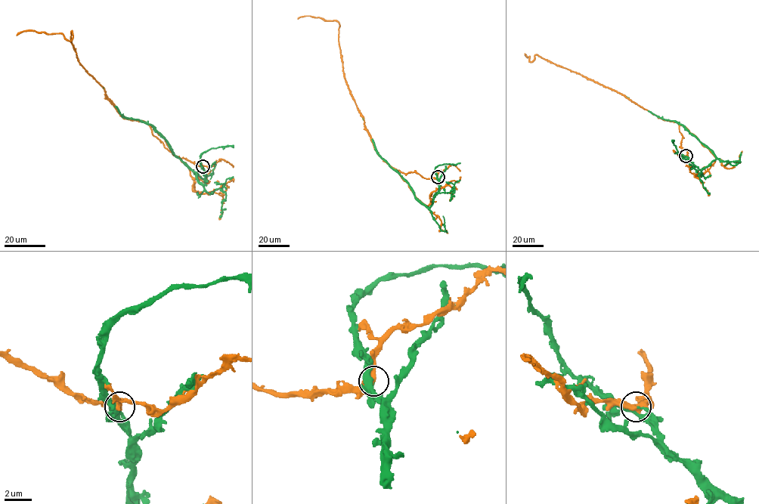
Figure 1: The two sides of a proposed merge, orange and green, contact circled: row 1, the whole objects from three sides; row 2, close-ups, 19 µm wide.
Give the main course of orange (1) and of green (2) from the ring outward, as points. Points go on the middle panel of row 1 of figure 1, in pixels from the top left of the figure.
1: (437, 177), (425, 178), (413, 171), (403, 173), (379, 154), (345, 82), (339, 22), (310, 16), (298, 19)
2: (437, 177), (438, 191), (432, 203), (426, 207), (415, 196), (412, 187), (378, 153), (363, 118)

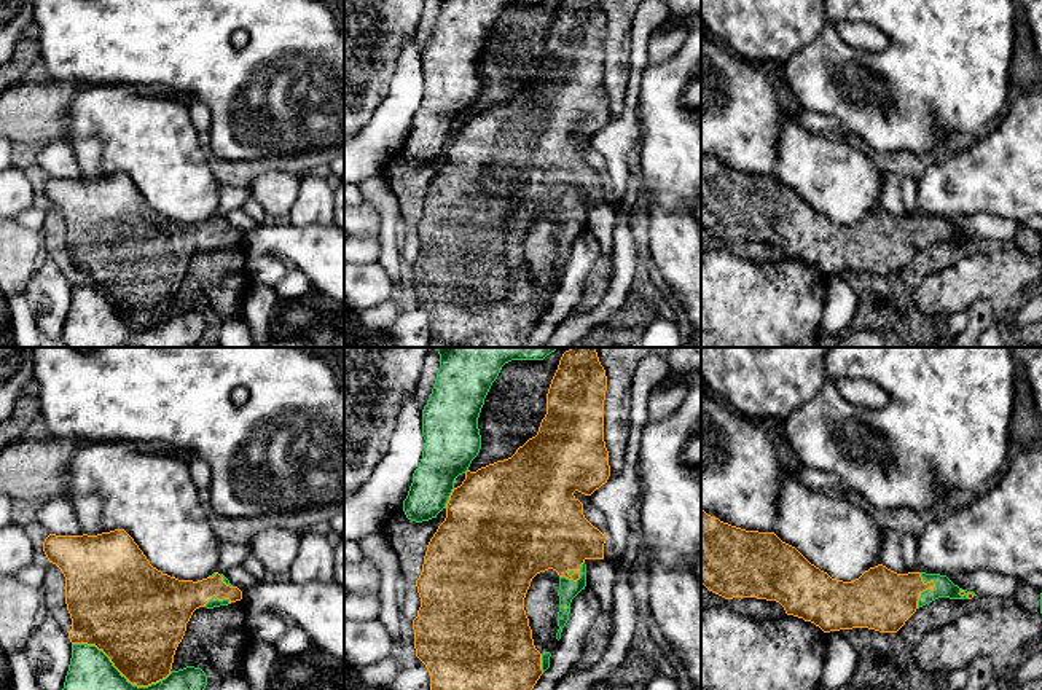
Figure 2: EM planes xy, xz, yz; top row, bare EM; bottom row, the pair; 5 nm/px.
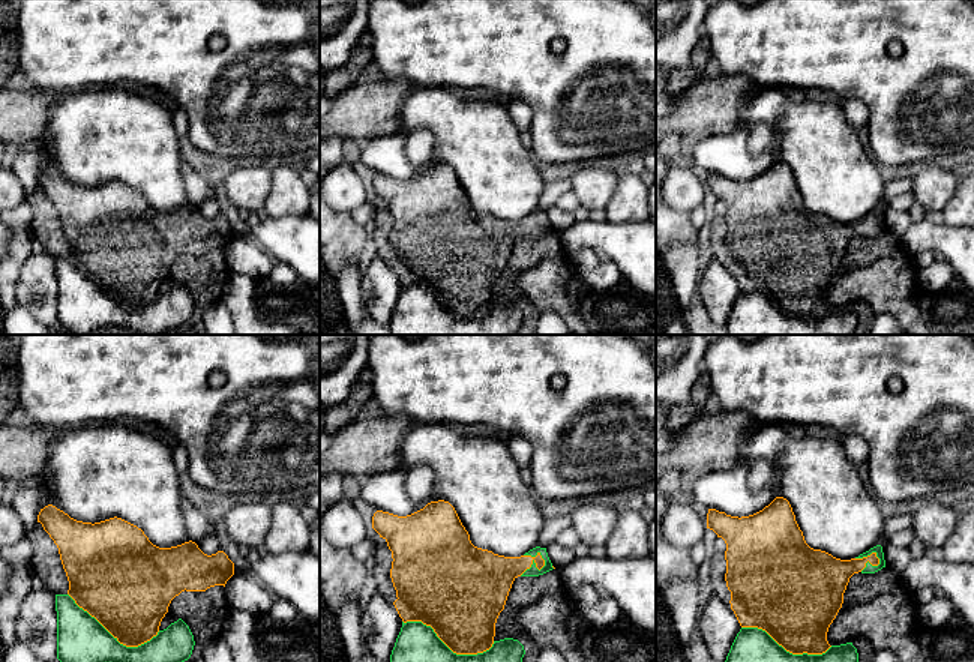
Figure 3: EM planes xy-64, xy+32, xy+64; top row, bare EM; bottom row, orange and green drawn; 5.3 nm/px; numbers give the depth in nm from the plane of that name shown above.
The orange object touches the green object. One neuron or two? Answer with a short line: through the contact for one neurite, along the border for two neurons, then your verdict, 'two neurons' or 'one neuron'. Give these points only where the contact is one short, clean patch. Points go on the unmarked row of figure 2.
two neurons

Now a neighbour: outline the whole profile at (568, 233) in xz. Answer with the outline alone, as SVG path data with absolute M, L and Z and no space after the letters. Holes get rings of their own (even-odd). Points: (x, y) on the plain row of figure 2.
M583 206L580 210L580 222L577 225L569 223L566 220L559 220L559 255L558 255L558 276L556 282L561 282L562 271L566 269L570 257L572 242L586 229L586 207Z

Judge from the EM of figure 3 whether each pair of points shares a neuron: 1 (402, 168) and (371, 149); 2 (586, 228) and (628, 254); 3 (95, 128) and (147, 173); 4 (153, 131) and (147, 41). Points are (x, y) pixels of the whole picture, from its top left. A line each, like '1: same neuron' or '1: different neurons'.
1: same neuron
2: same neuron
3: same neuron
4: different neurons

